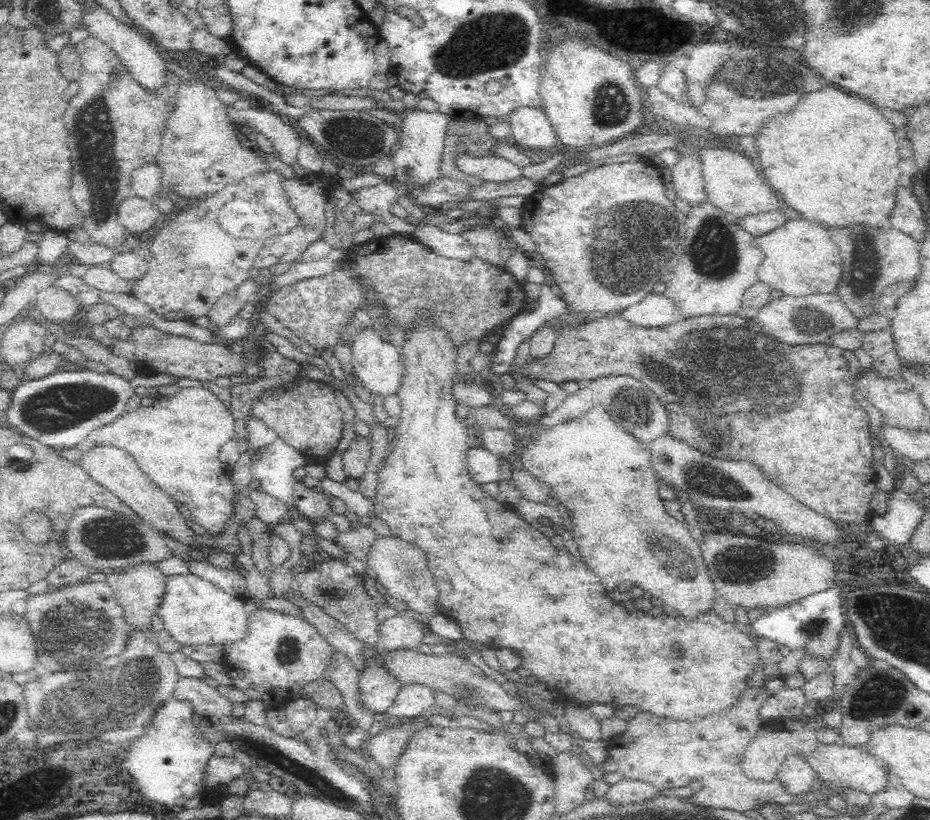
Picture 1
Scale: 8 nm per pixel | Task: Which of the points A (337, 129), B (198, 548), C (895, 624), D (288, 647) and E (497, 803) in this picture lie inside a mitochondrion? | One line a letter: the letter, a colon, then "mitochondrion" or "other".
A: mitochondrion
B: other
C: mitochondrion
D: mitochondrion
E: mitochondrion

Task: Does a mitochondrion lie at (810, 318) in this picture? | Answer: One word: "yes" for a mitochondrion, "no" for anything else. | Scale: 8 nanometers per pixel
yes

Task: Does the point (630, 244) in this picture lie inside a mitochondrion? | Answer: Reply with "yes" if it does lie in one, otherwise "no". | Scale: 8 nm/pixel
yes

